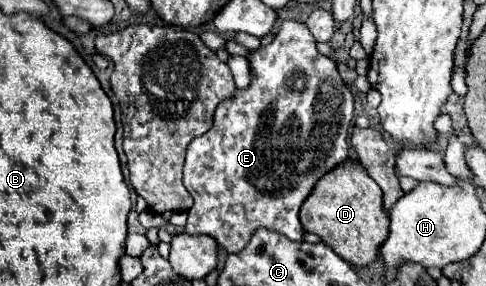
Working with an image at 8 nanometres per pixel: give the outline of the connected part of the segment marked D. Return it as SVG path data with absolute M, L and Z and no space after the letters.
M346 161L332 169L320 183L316 183L310 197L300 209L300 223L304 231L316 233L332 251L336 251L350 265L366 267L378 261L378 249L388 239L390 219L382 209L382 191L368 179L360 161Z

